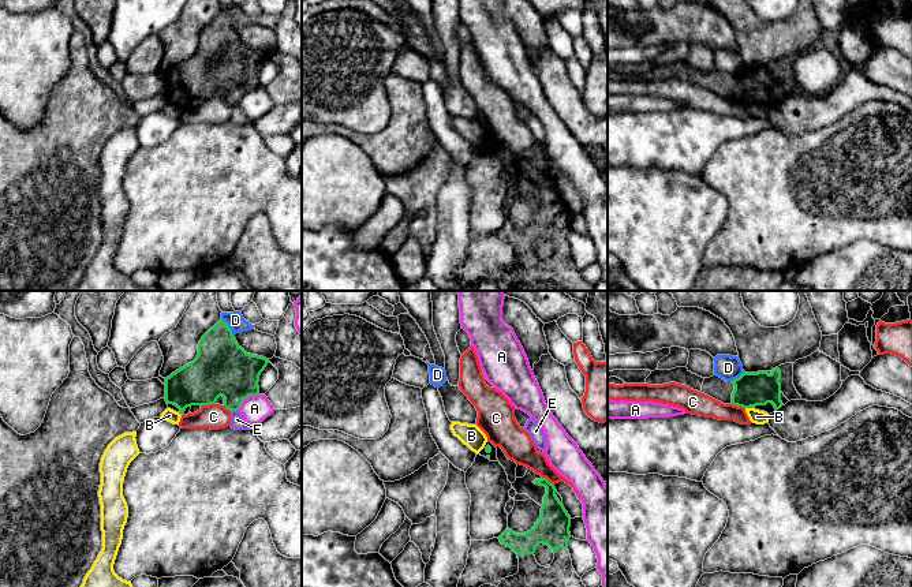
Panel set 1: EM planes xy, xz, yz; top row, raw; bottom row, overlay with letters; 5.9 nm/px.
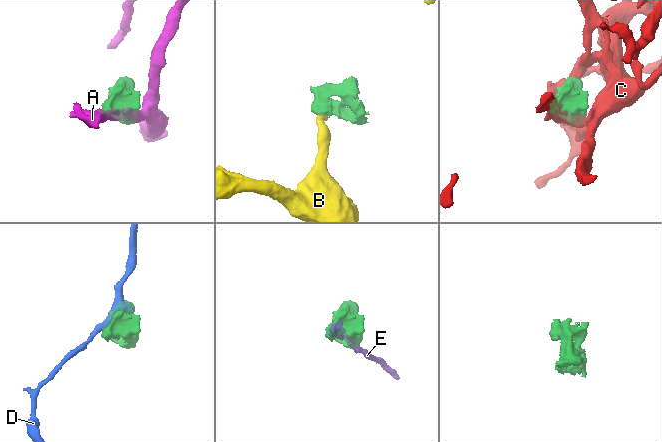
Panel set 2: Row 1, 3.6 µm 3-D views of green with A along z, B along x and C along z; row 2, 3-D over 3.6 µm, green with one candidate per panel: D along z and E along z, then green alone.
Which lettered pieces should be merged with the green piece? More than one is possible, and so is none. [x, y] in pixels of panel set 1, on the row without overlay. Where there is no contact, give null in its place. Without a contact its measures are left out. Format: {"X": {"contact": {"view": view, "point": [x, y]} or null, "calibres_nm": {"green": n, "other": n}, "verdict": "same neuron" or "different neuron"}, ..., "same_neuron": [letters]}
{"A": {"contact": {"view": "xy", "point": [246, 92]}, "calibres_nm": {"green": 320, "other": 160}, "verdict": "different neuron"}, "B": {"contact": {"view": "yz", "point": [748, 101]}, "calibres_nm": {"green": 200, "other": 80}, "verdict": "different neuron"}, "C": {"contact": {"view": "xy", "point": [208, 98]}, "calibres_nm": {"green": 320, "other": 150}, "verdict": "different neuron"}, "D": {"contact": {"view": "xy", "point": [228, 21]}, "calibres_nm": {"green": 320, "other": 100}, "verdict": "different neuron"}, "E": {"contact": {"view": "xy", "point": [234, 104]}, "calibres_nm": {"green": 320, "other": 90}, "verdict": "different neuron"}, "same_neuron": []}

